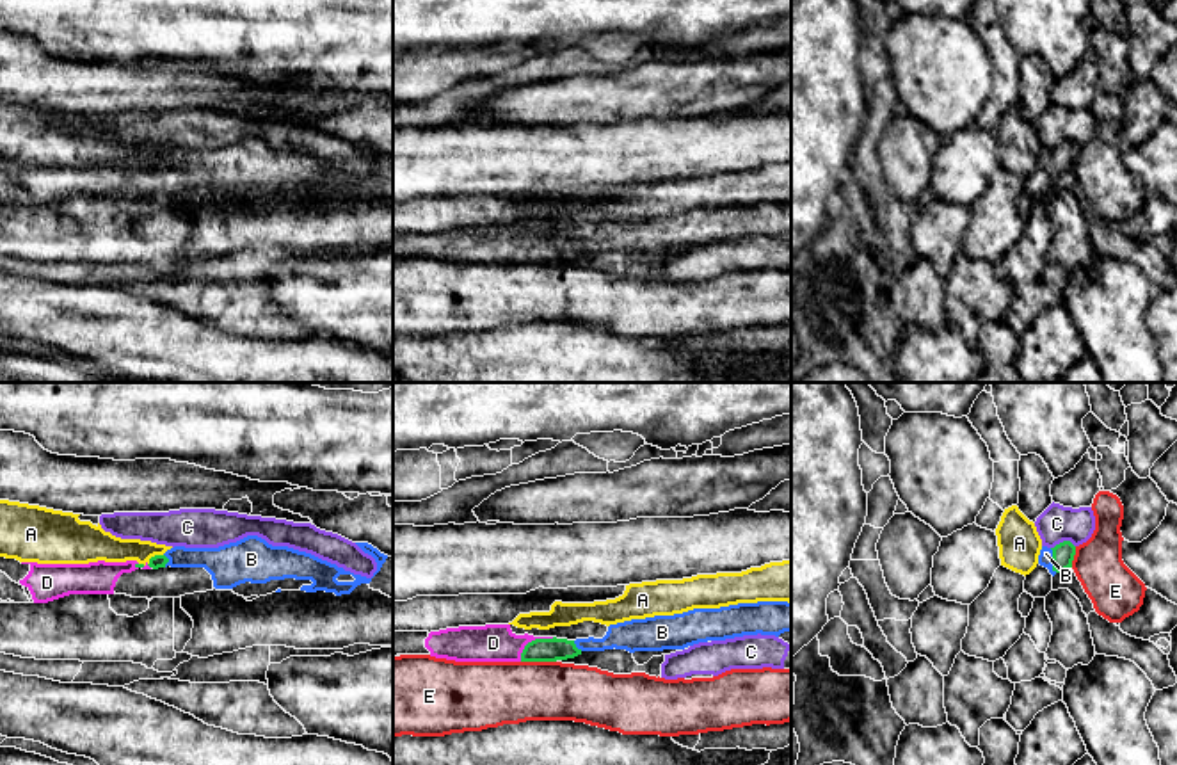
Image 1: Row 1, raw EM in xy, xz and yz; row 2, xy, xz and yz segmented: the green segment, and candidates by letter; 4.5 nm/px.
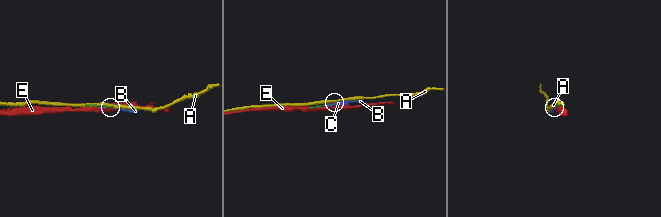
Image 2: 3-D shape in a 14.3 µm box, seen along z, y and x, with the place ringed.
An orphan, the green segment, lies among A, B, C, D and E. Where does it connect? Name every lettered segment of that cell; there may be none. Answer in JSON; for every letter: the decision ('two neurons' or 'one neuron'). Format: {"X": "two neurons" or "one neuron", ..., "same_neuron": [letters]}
{"A": "two neurons", "B": "one neuron", "C": "two neurons", "D": "one neuron", "E": "two neurons", "same_neuron": ["B", "D"]}

